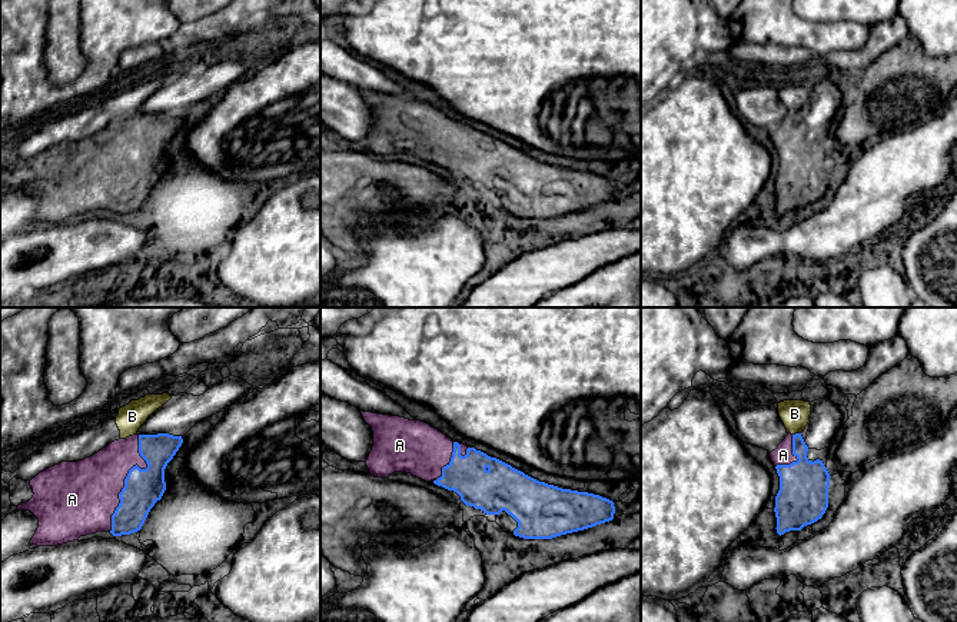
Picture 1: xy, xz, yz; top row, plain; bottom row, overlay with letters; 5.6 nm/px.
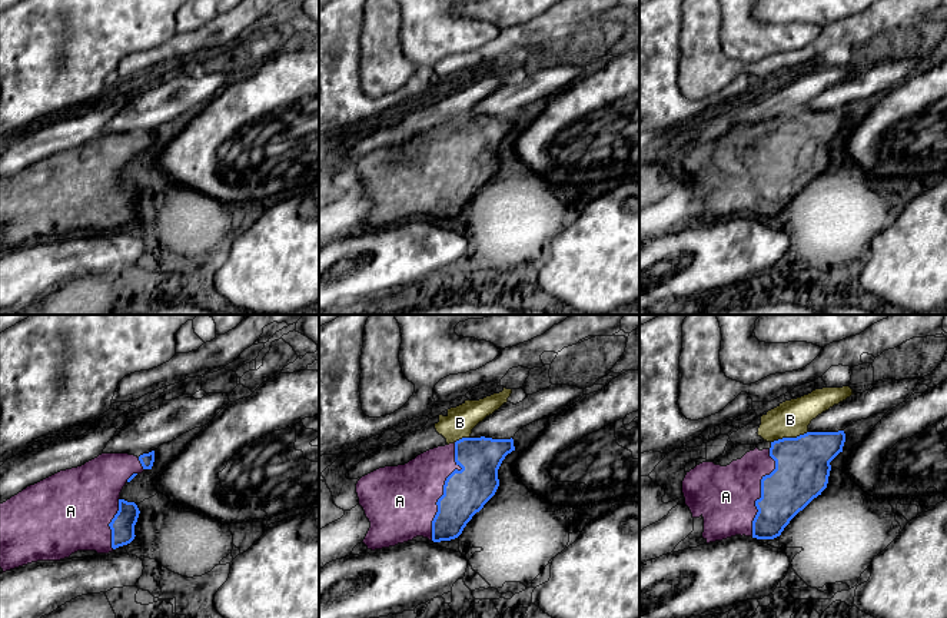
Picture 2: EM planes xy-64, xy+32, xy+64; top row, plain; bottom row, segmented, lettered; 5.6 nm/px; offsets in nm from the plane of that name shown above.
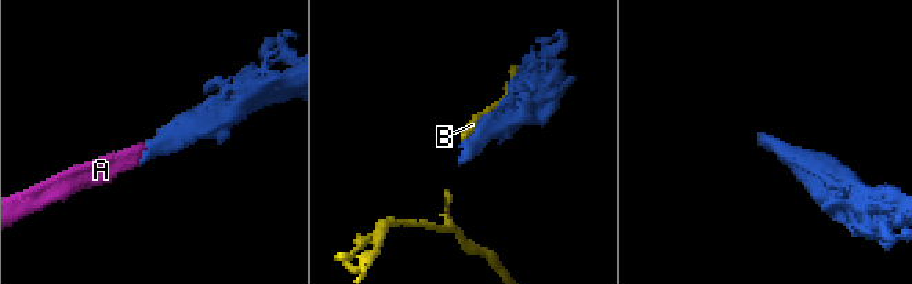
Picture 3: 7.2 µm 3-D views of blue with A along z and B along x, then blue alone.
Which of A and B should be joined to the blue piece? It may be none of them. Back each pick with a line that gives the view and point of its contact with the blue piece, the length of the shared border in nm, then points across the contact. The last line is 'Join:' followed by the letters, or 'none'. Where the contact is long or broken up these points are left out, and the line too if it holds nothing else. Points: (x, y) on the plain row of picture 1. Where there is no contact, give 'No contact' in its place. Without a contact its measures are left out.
A: Touches blue at xy (126, 156). Shared border 550 nm
Join: A

